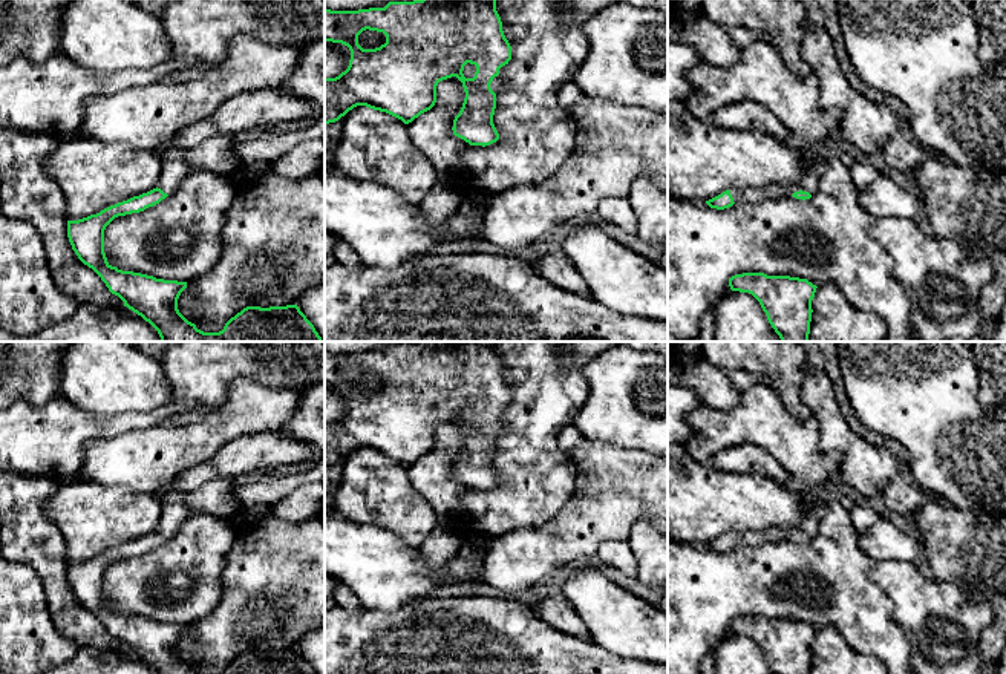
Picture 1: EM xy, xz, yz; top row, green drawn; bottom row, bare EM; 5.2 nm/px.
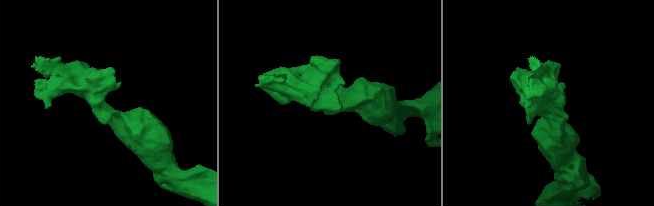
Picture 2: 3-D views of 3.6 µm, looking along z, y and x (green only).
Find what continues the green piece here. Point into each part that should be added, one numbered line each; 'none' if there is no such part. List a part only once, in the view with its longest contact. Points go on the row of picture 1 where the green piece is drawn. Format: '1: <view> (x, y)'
1: xz (496, 85)

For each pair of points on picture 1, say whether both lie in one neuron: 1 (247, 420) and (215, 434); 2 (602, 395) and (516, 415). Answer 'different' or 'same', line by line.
1: same
2: different

